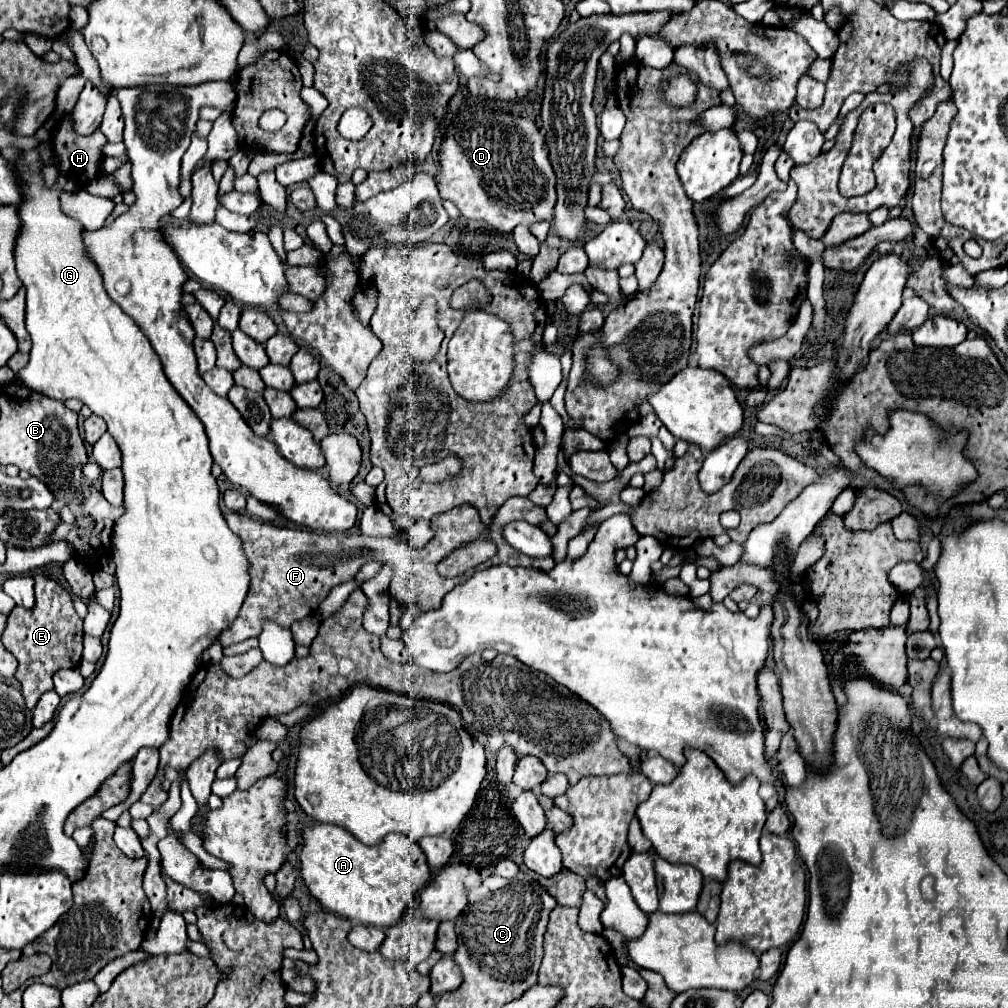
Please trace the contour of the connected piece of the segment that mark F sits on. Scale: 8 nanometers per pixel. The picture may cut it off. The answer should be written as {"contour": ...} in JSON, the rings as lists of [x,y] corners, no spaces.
{"contour":[[[468,504],[456,506],[450,512],[436,514],[436,518],[432,518],[432,526],[436,526],[436,538],[432,538],[432,542],[428,542],[424,550],[412,550],[410,546],[404,546],[400,538],[368,538],[362,534],[336,536],[298,528],[282,528],[268,522],[258,522],[252,516],[240,512],[228,512],[226,522],[244,542],[244,552],[250,560],[252,584],[238,618],[228,630],[218,636],[218,642],[222,646],[258,636],[264,618],[272,618],[272,622],[280,622],[280,626],[290,626],[294,620],[310,616],[310,610],[318,608],[332,586],[352,580],[360,566],[370,560],[392,566],[392,580],[388,588],[392,598],[402,600],[406,606],[418,604],[424,610],[438,608],[444,594],[450,592],[456,584],[462,584],[468,576],[464,574],[456,578],[444,578],[436,572],[436,564],[456,546],[462,546],[484,532],[478,510]]]}

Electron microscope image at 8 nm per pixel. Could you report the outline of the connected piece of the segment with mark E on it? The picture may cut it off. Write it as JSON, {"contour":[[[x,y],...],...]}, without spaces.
{"contour":[[[36,574],[36,604],[32,610],[26,608],[14,608],[8,614],[8,622],[2,634],[2,644],[6,646],[6,650],[10,650],[16,658],[18,658],[18,670],[16,670],[16,678],[22,684],[22,696],[26,698],[26,706],[32,710],[36,706],[36,702],[40,700],[40,696],[48,690],[54,690],[52,684],[52,674],[56,670],[62,668],[76,668],[80,664],[82,658],[82,618],[76,614],[74,604],[72,604],[72,596],[68,590],[64,590],[58,582],[46,578],[44,574]]]}

